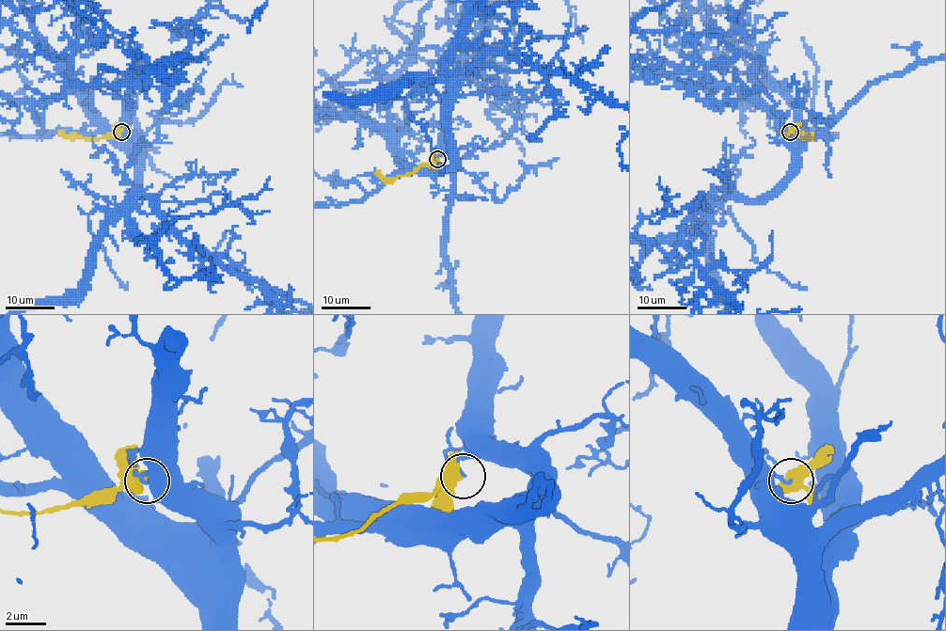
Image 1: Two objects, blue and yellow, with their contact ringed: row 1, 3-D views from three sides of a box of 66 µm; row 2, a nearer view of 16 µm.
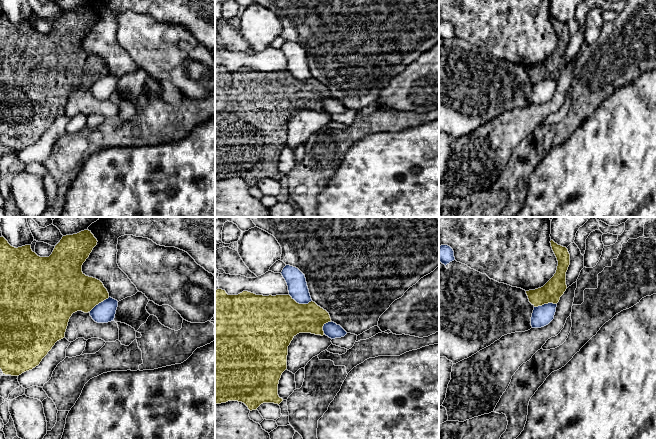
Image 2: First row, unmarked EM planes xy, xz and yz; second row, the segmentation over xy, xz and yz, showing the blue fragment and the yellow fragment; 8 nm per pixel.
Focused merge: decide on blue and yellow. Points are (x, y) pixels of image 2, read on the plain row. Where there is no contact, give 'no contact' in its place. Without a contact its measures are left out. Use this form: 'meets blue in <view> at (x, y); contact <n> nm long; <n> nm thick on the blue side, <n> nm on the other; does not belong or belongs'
meets blue in xz at (300, 79); contact 190 nm long; 160 nm thick on the blue side, 400 nm on the other; does not belong

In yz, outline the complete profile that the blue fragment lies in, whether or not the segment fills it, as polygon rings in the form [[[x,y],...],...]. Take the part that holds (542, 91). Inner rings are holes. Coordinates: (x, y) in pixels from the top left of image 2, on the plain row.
[[[553,79],[534,83],[531,93],[532,104],[541,104],[548,101],[554,95],[556,83],[557,80]]]

